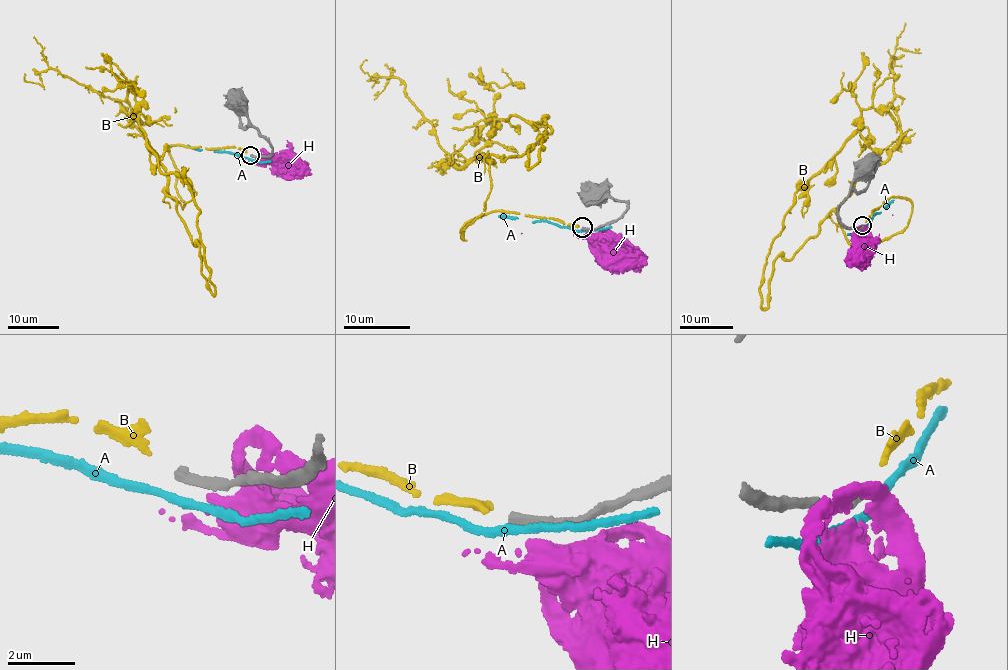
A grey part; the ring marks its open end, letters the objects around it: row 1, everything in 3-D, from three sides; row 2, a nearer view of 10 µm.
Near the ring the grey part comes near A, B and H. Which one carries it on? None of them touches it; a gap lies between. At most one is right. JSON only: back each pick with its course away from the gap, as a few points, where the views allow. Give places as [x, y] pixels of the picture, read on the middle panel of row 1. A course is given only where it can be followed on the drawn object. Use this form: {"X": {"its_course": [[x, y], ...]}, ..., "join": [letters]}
{"B": {"its_course": [[578, 227], [497, 209], [460, 238], [490, 156], [540, 159], [552, 130], [534, 123]]}, "join": ["B"]}

